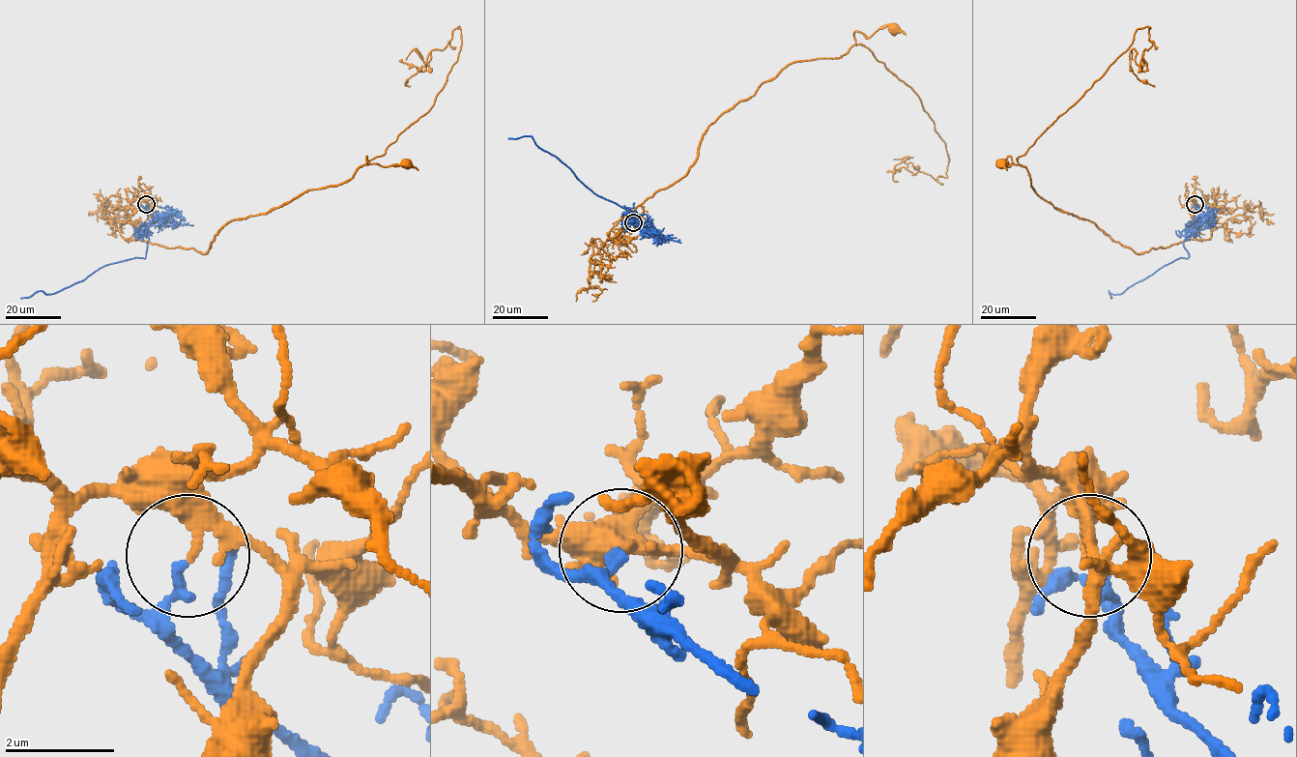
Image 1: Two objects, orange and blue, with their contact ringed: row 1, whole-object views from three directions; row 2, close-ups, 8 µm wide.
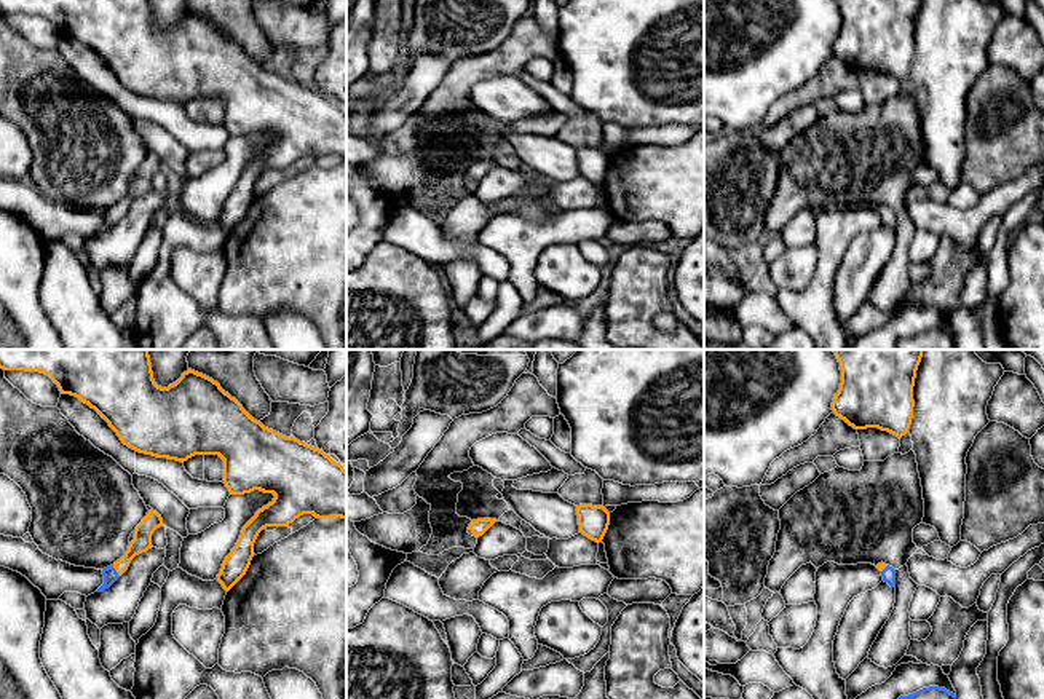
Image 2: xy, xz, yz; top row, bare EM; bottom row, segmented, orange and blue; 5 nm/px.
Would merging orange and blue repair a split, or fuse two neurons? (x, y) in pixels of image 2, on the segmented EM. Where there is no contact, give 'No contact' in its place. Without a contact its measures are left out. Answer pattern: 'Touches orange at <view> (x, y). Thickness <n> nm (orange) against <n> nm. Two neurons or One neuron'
Touches orange at xy (117, 572). Thickness 100 nm (orange) against 70 nm. Two neurons

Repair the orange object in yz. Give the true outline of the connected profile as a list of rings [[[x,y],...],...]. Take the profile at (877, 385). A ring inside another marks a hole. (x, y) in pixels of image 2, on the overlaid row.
[[[833,350],[841,370],[832,410],[854,429],[878,428],[899,439],[913,418],[913,386],[923,350]]]

